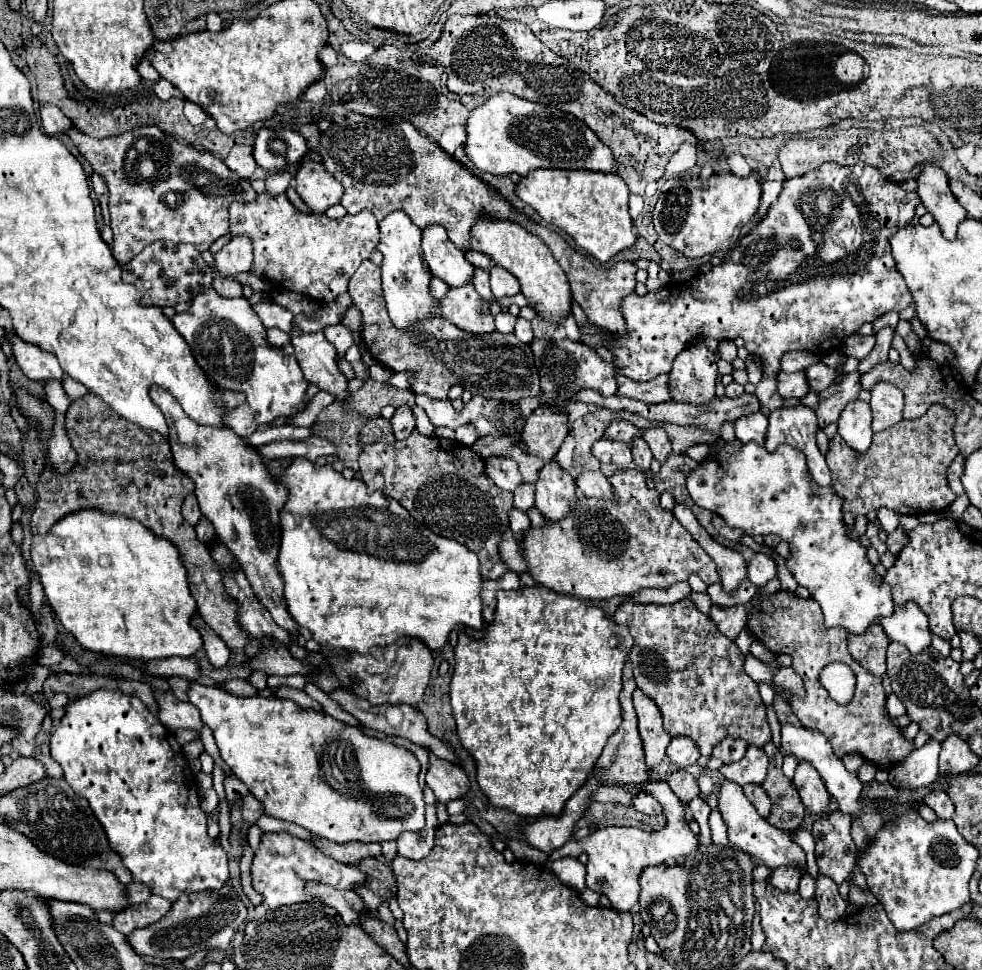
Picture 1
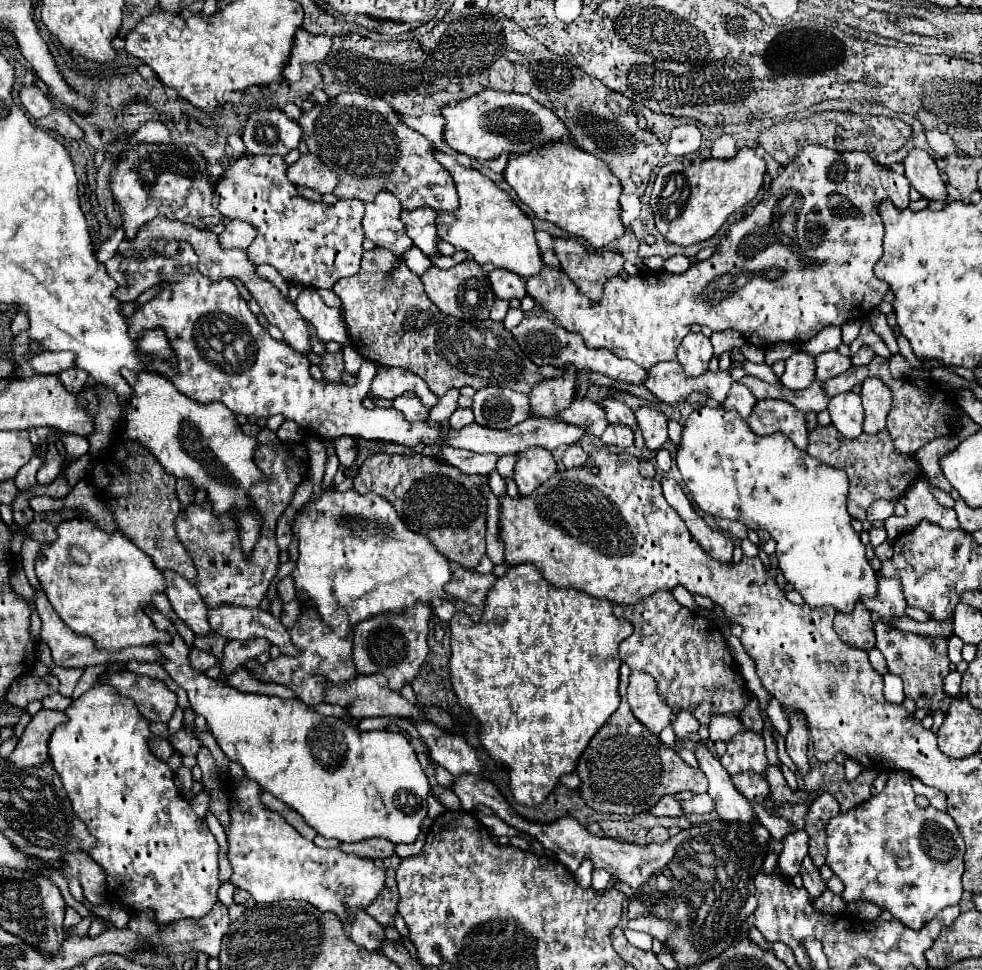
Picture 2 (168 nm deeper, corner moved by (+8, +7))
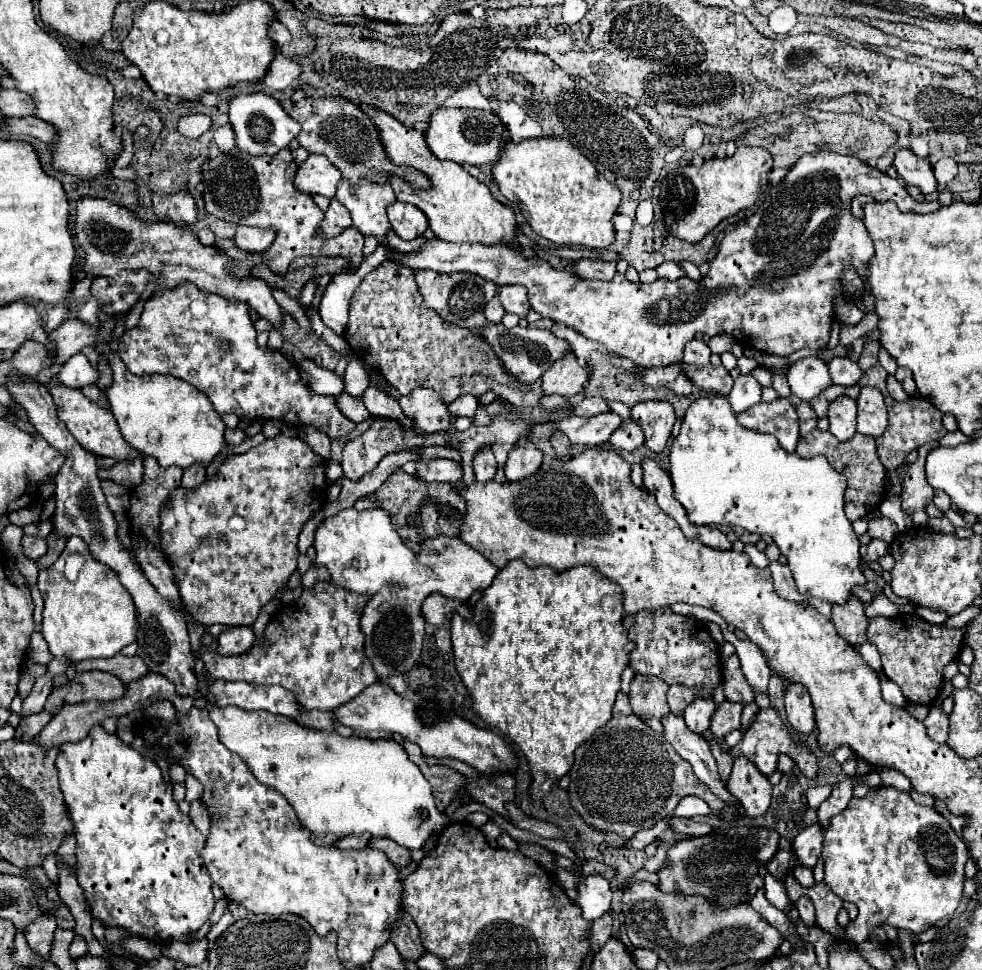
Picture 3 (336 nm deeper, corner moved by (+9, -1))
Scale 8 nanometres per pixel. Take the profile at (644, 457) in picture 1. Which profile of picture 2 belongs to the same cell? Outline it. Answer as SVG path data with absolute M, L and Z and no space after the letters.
M608 398L608 400L602 402L602 406L606 408L608 420L610 420L612 424L624 424L624 426L630 426L632 430L638 428L638 422L636 422L634 412L632 412L626 404L622 404L620 400L610 400L610 398Z

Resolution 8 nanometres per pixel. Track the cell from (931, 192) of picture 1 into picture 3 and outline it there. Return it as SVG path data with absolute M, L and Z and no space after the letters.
M903 148L895 152L893 166L907 184L919 186L923 194L931 194L937 190L937 180L933 176L933 170L927 158L919 158L911 150Z

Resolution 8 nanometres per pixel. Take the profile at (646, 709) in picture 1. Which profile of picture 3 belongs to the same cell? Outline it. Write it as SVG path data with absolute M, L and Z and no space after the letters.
M635 674L633 682L631 682L631 706L637 712L639 718L643 716L667 716L669 714L669 706L667 706L667 684L655 676L643 676L643 674Z

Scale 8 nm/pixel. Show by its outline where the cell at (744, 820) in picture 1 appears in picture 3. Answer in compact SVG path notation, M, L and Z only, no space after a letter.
M669 714L667 718L661 718L661 724L663 724L665 740L677 750L681 758L685 758L693 766L693 772L697 774L697 778L705 782L715 796L729 802L731 794L727 792L725 784L719 780L717 764L713 760L713 754L705 738L691 732L683 716L677 716L677 714Z

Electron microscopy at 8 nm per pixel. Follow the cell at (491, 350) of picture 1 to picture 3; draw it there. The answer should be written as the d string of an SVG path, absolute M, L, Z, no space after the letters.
M387 260L373 272L369 272L365 280L357 286L349 302L349 322L345 330L345 340L351 352L363 364L381 372L383 378L401 394L409 394L413 388L425 386L425 388L433 388L445 402L451 404L455 398L463 394L473 394L479 398L487 390L493 390L497 396L505 398L507 402L519 408L525 408L527 404L535 406L543 396L543 390L537 386L529 386L531 390L527 392L525 384L517 384L505 372L505 368L497 364L497 356L489 352L489 346L485 344L485 340L481 340L481 336L477 336L477 332L447 324L441 316L437 316L437 312L433 312L431 308L425 308L415 284L415 272L411 268L397 268L397 264L389 264Z

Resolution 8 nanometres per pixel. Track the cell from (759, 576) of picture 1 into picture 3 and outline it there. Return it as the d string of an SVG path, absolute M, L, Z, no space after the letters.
M745 546L745 552L749 554L749 558L751 558L751 562L757 566L757 568L767 568L769 566L769 560L767 560L767 556L765 556L765 552L761 552L761 550L757 550L755 546Z

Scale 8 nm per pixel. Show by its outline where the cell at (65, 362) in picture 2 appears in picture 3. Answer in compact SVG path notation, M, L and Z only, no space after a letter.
M75 354L73 358L69 358L63 366L63 370L57 374L59 382L63 386L81 390L87 384L95 384L99 380L99 372L97 368L89 362L89 358L85 354Z

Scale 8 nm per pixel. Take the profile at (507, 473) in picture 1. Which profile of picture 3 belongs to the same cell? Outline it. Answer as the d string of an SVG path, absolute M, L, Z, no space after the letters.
M435 458L429 462L419 460L415 476L423 482L459 482L461 480L461 464L455 464L453 460L445 458Z

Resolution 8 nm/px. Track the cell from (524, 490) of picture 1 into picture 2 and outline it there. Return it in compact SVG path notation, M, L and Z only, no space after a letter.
M502 456L496 464L496 470L502 478L514 478L514 466L516 466L516 456Z

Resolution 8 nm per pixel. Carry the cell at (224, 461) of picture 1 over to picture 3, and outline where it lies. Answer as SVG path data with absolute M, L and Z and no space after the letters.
M99 342L95 346L95 352L105 358L113 370L113 382L111 386L105 390L107 400L111 404L111 412L121 428L123 438L135 448L139 450L143 456L153 456L159 460L159 464L163 468L169 466L181 466L187 468L187 464L205 464L209 466L213 462L213 458L221 452L221 448L225 446L223 440L223 432L225 432L225 424L221 420L221 416L217 412L213 412L209 398L199 392L197 388L185 384L183 380L177 380L175 376L135 376L131 374L125 364L121 362L121 358L111 350L109 342Z

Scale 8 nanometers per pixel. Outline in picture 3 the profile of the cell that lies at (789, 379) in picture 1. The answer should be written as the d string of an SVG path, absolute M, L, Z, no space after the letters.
M803 358L795 362L787 372L787 380L791 392L801 400L813 400L829 384L833 384L827 364L821 358Z

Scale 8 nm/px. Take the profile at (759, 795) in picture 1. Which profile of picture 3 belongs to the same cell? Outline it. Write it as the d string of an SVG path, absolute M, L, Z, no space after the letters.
M739 756L733 764L727 790L743 804L747 816L763 816L771 804L771 790L767 776L763 776L751 760Z

